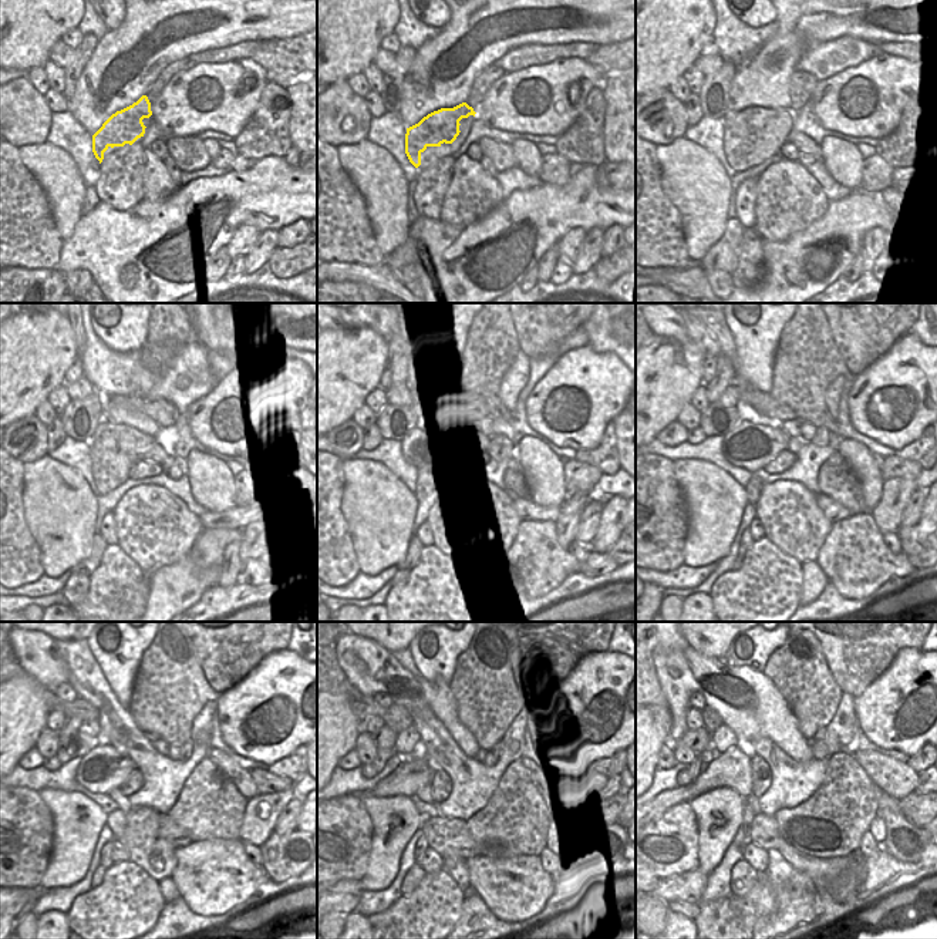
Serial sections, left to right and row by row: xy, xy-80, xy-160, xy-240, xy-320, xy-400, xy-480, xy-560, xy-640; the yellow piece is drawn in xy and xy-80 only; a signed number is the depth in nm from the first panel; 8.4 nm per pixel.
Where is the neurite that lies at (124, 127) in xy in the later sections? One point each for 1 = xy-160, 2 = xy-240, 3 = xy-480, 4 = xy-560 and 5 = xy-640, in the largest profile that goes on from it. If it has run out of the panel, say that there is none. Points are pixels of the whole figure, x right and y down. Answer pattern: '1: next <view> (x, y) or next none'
1: next xy-160 (742, 128)
2: next xy-240 (110, 441)
3: next xy-480 (103, 770)
4: next xy-560 (413, 777)
5: next xy-640 (732, 768)

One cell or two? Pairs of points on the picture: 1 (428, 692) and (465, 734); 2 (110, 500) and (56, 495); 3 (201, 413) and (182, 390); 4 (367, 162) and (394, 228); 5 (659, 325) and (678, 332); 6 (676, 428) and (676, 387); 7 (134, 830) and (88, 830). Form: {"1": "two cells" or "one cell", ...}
{"1": "one cell", "2": "two cells", "3": "two cells", "4": "one cell", "5": "one cell", "6": "two cells", "7": "two cells"}

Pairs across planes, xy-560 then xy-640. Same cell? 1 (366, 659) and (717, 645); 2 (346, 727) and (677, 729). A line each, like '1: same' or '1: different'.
1: different
2: different

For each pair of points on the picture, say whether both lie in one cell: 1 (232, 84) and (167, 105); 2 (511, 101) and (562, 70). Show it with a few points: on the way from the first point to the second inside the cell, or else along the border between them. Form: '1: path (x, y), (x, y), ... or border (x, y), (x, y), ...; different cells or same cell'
1: path (219, 103), (208, 113), (185, 108); same cell
2: path (515, 86), (522, 77), (546, 76); same cell

